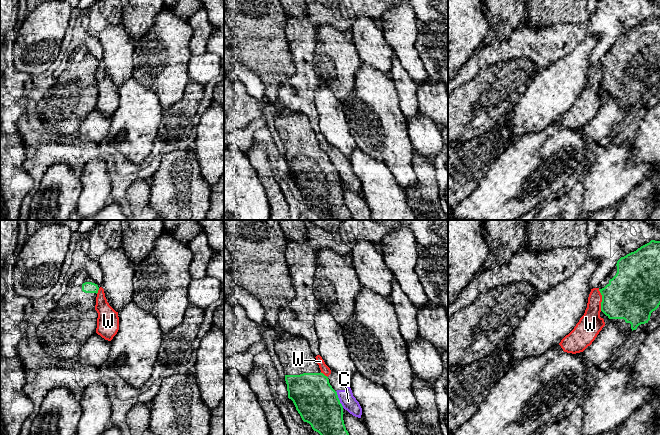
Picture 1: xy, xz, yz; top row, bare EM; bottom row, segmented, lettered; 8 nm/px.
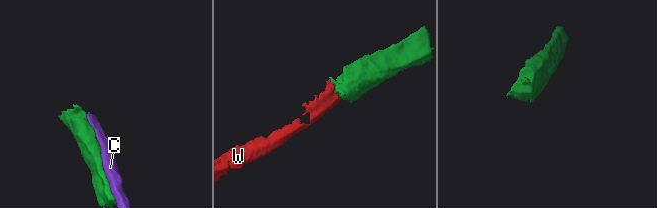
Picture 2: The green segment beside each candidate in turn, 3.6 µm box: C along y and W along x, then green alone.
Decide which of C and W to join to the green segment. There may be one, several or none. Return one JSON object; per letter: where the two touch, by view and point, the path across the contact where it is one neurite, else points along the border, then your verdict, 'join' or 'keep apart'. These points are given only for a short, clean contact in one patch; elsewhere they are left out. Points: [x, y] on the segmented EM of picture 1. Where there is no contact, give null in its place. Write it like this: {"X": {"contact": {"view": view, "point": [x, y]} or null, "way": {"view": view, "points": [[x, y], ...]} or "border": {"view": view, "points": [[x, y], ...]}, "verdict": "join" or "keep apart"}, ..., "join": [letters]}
{"C": {"contact": {"view": "xz", "point": [338, 399]}, "verdict": "keep apart"}, "W": {"contact": {"view": "yz", "point": [602, 300]}, "border": {"view": "yz", "points": [[598, 289], [601, 295], [601, 310]]}, "verdict": "keep apart"}, "join": []}

